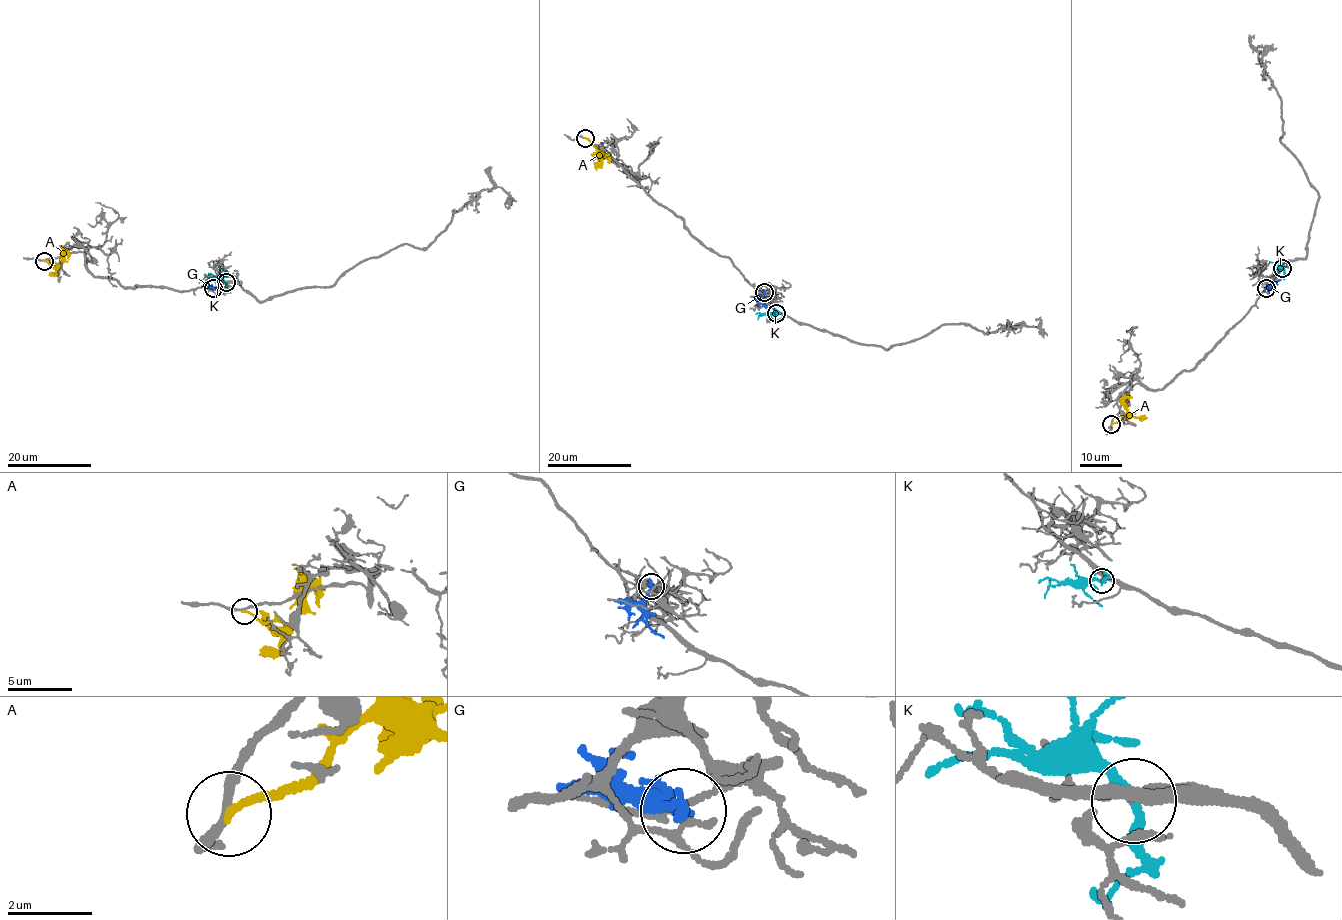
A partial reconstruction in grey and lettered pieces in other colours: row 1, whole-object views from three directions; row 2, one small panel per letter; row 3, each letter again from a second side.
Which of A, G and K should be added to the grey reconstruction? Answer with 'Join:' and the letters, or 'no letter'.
Join: no letter

